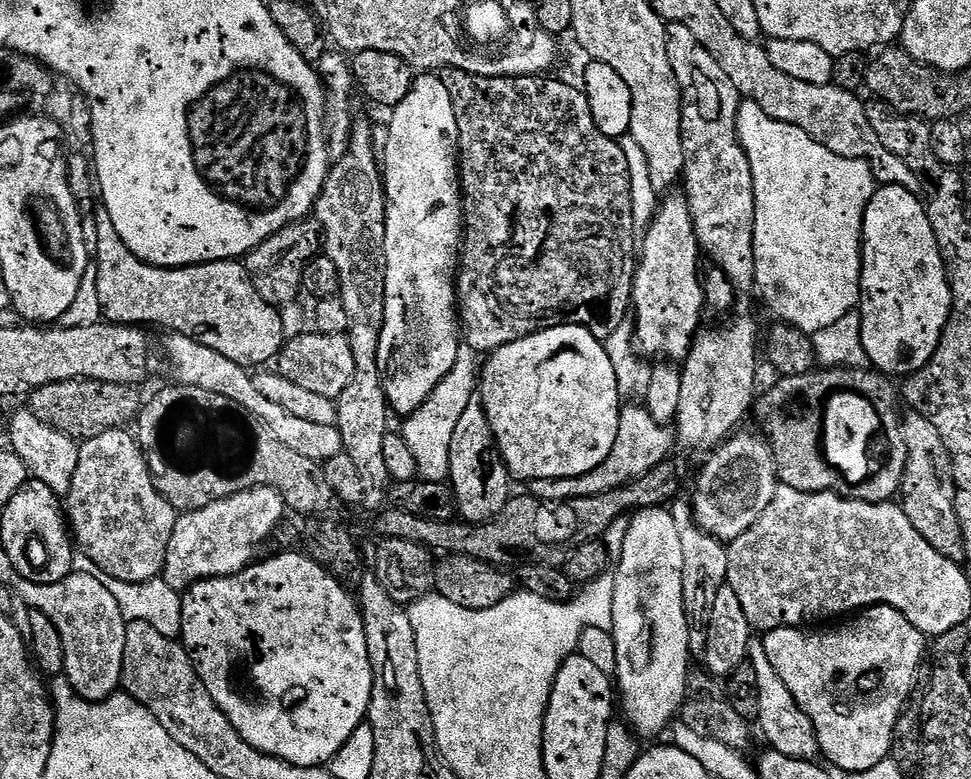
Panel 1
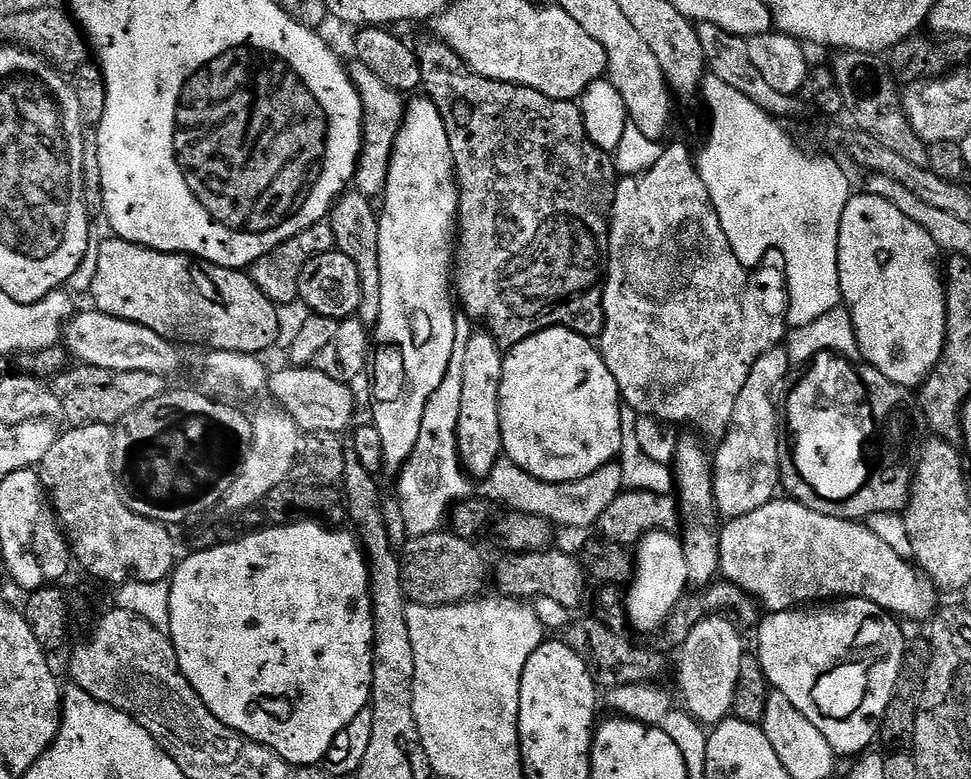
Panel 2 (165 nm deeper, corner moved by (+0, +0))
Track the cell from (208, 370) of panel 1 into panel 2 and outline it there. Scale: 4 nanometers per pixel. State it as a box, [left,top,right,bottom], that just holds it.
[62,310,181,378]

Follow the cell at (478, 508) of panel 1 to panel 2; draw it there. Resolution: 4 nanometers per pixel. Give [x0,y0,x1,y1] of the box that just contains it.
[458,330,505,481]

